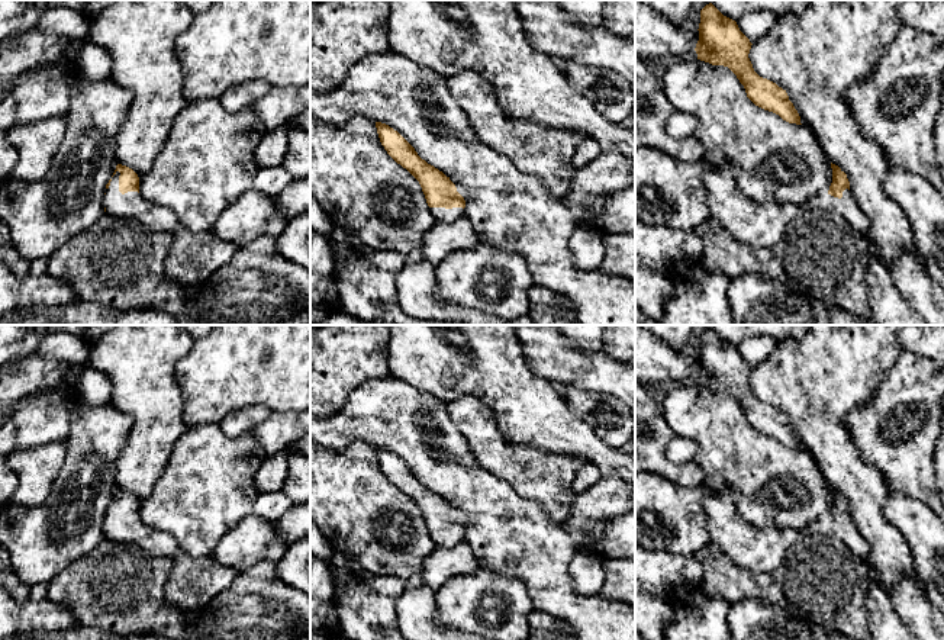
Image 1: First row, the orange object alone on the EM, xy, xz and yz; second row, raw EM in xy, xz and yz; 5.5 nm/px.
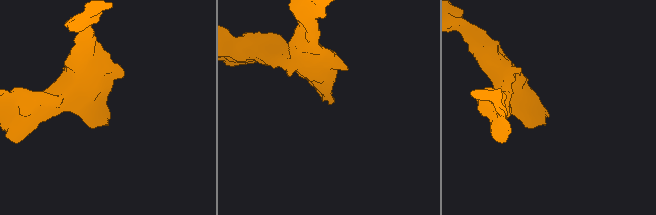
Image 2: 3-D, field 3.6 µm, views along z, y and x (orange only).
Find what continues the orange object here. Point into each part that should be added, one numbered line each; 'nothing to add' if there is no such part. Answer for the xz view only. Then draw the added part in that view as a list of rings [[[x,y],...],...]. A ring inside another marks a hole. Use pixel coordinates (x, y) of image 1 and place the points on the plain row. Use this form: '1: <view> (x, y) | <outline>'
1: xz (440, 539) | [[[431,533],[431,538],[434,540],[436,547],[454,547],[455,544],[464,540],[464,534],[463,533],[452,533],[452,534]]]

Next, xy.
1: xy (193, 582) | [[[119,501],[112,502],[103,522],[104,538],[116,543],[131,543],[154,557],[167,557],[173,569],[165,586],[165,602],[181,612],[203,610],[218,594],[228,589],[238,572],[222,566],[212,554],[190,557],[167,533],[152,528],[138,517],[119,517]]]

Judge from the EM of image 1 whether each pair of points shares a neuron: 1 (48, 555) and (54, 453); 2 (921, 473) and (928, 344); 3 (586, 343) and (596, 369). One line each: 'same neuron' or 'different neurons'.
1: different neurons
2: different neurons
3: different neurons

